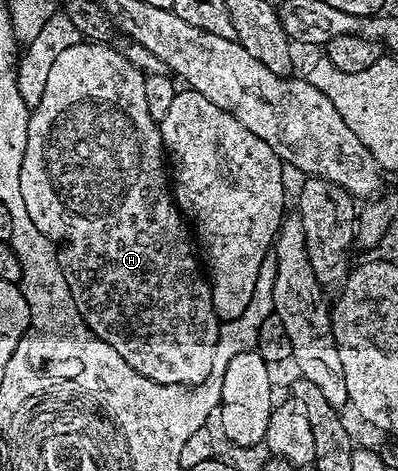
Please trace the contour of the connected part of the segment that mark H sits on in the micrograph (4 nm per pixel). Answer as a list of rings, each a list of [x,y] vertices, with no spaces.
[[[82,42],[59,54],[59,59],[51,66],[47,77],[47,86],[43,89],[43,98],[39,106],[31,109],[27,126],[27,150],[23,150],[23,170],[19,176],[19,190],[23,194],[23,206],[27,206],[27,214],[31,214],[31,222],[39,226],[39,230],[53,243],[57,250],[57,260],[63,270],[63,278],[67,278],[67,286],[71,290],[71,298],[75,298],[75,306],[83,318],[83,322],[96,334],[127,366],[131,366],[139,374],[151,378],[160,384],[184,384],[192,386],[202,384],[211,374],[211,366],[217,349],[219,321],[213,305],[213,290],[203,271],[190,225],[177,206],[171,191],[171,176],[165,173],[167,153],[161,143],[161,130],[158,121],[151,118],[151,110],[147,110],[147,90],[145,89],[145,73],[129,61],[124,51],[116,52],[108,43]]]

